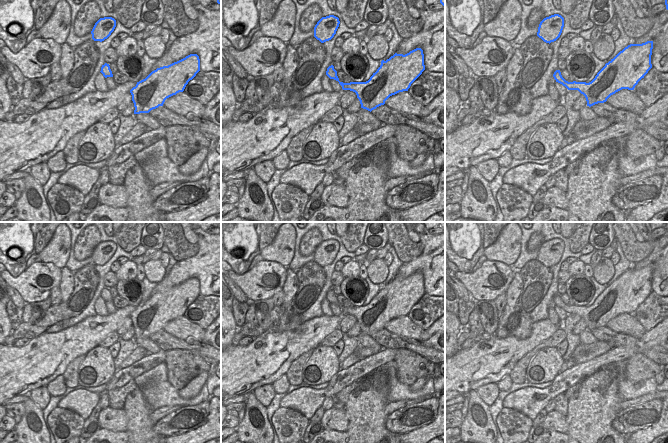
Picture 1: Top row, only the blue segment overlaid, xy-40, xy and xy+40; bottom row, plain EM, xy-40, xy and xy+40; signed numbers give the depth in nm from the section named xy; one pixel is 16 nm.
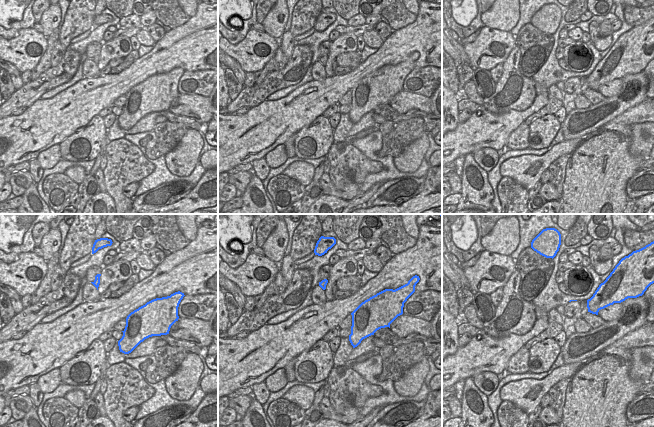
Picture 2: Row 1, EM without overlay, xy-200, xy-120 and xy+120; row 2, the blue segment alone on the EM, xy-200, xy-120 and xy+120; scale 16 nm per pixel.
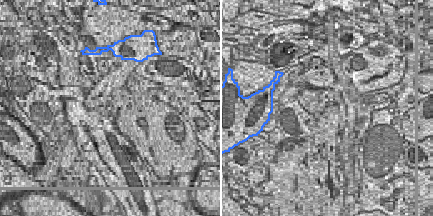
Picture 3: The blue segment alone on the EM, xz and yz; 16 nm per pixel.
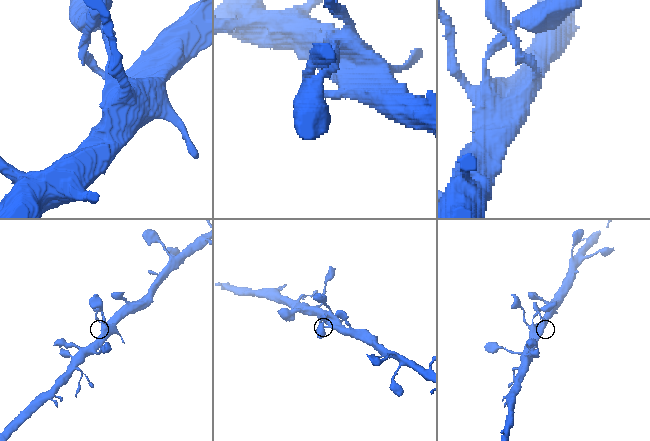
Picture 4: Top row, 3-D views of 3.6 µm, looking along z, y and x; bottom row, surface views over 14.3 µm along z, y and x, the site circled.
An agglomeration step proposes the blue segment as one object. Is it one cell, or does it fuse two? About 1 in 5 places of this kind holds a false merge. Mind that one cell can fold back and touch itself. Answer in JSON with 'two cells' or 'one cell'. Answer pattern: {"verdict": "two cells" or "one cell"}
{"verdict": "one cell"}

